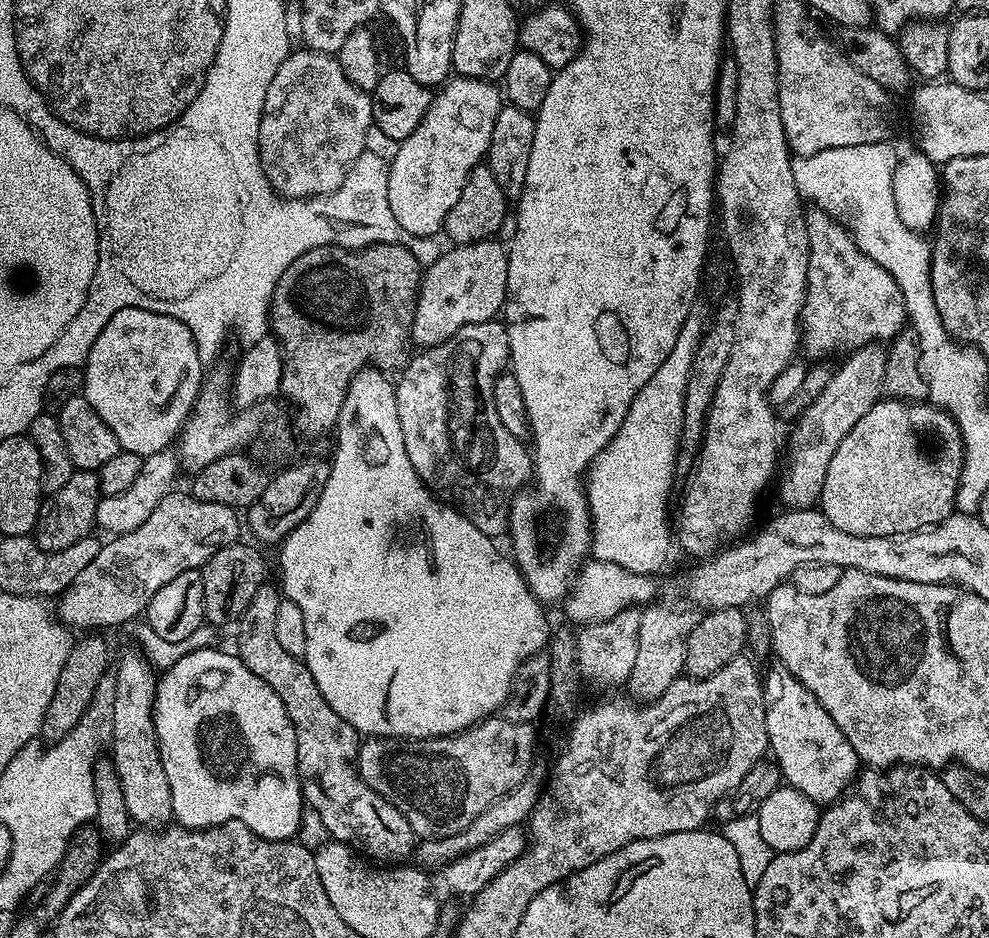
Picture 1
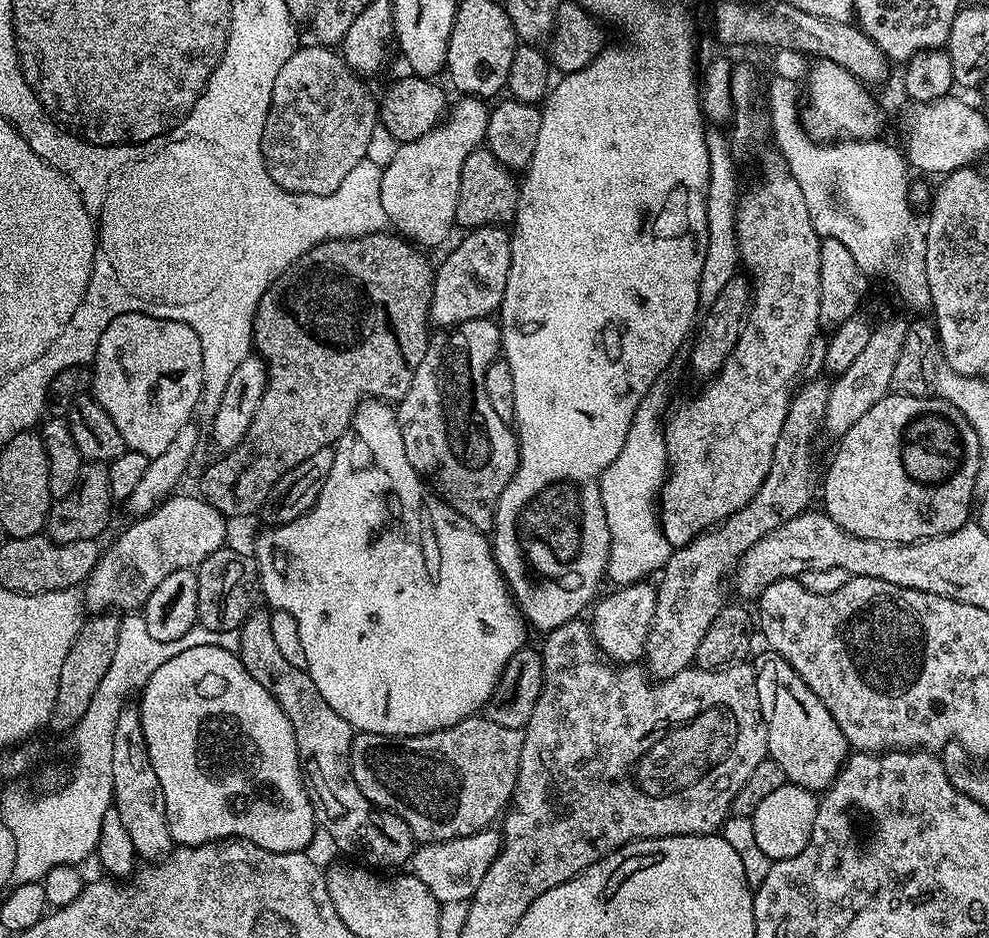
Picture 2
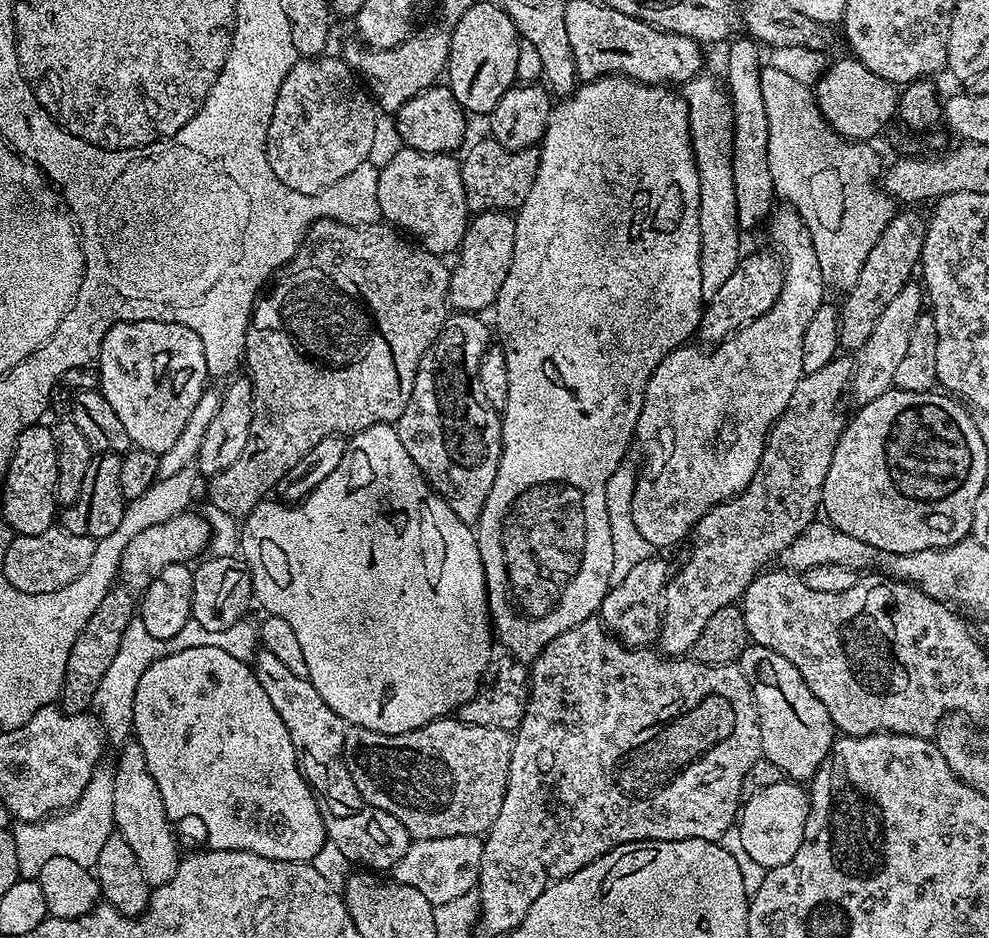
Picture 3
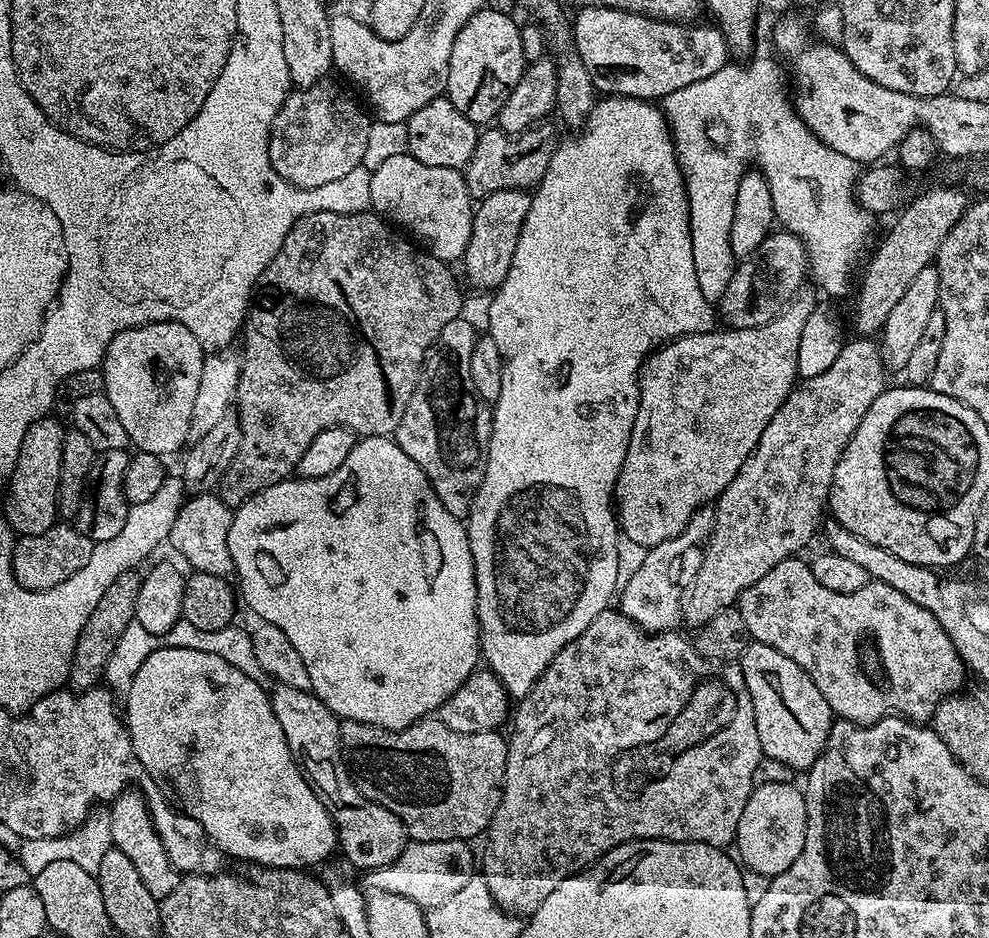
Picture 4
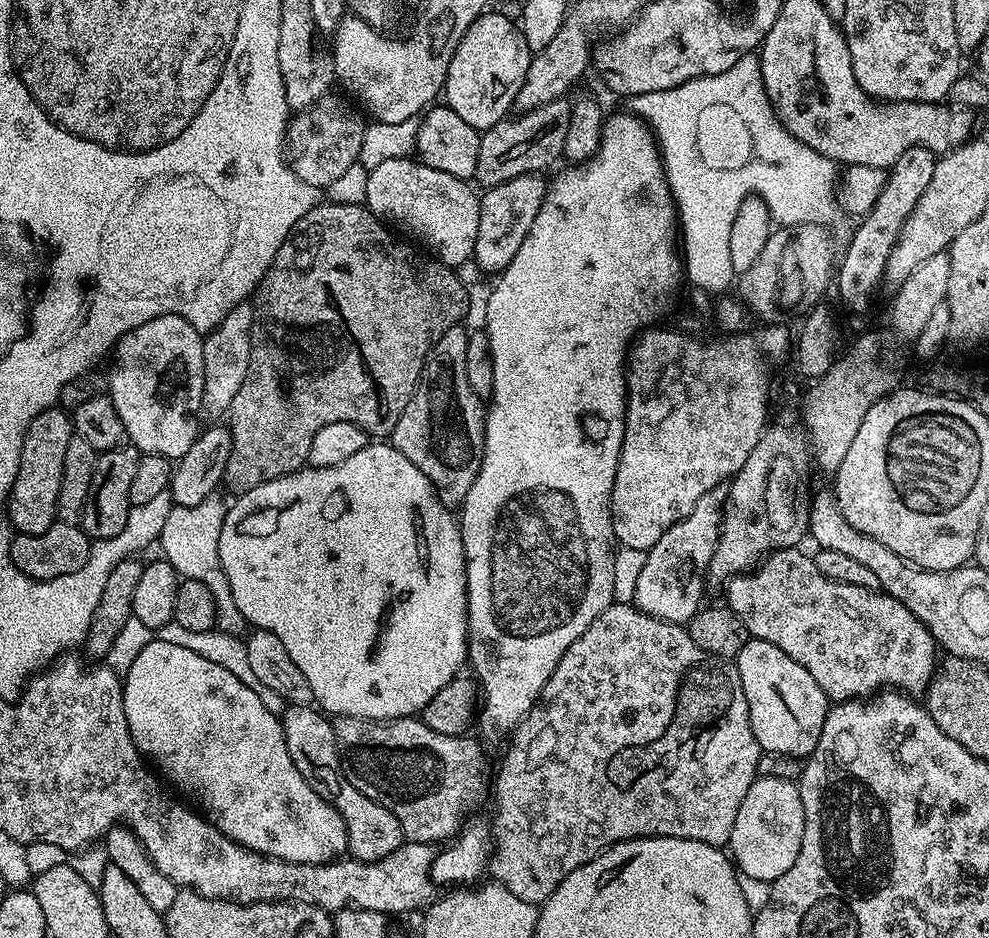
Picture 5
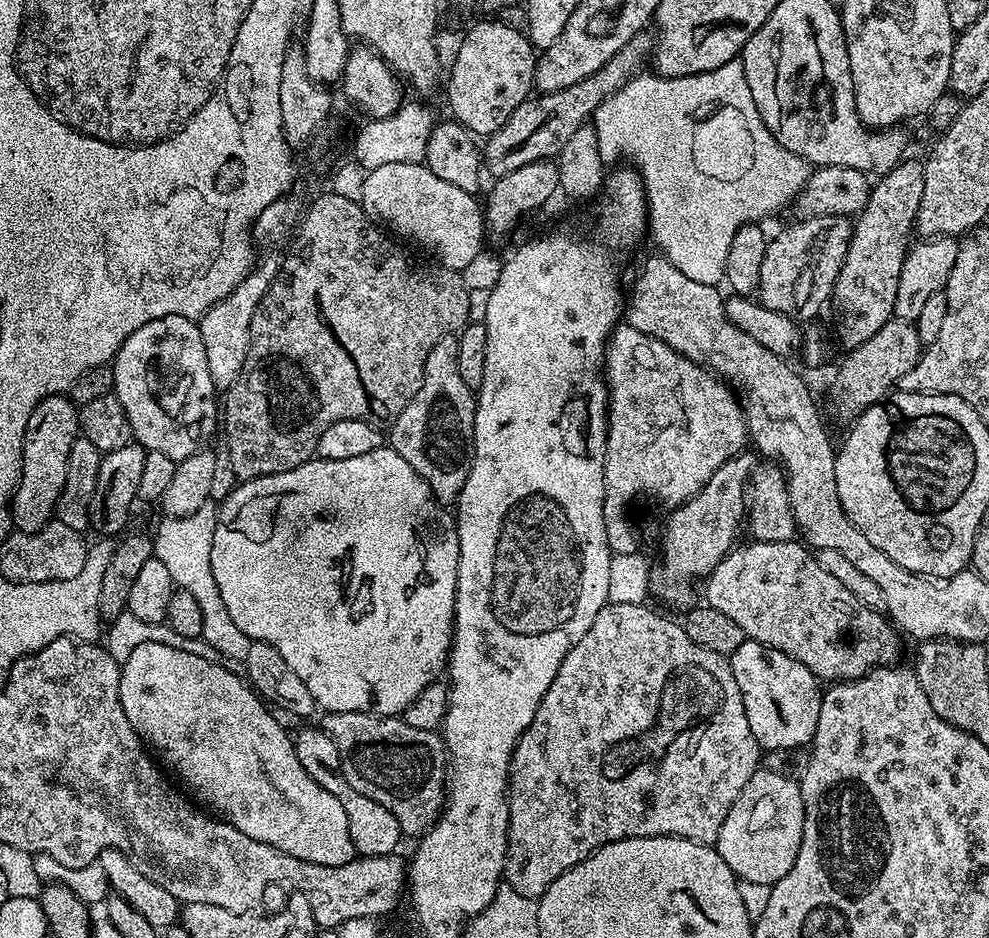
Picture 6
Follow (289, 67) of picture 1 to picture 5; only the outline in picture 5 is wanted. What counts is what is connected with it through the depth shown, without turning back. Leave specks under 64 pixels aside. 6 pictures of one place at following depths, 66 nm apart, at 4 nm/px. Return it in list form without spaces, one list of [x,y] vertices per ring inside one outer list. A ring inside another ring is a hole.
[[[326,95],[318,102],[314,102],[314,106],[297,111],[289,119],[284,133],[284,154],[289,168],[294,170],[298,178],[302,178],[302,182],[318,190],[331,189],[338,182],[338,178],[346,174],[346,170],[350,170],[350,166],[354,166],[359,161],[366,120],[355,103],[349,102],[343,95],[340,96]]]

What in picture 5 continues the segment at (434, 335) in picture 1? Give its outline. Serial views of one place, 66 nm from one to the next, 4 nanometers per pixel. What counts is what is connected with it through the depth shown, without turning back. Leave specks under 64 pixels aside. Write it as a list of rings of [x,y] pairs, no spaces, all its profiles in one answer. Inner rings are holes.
[[[531,172],[522,174],[518,178],[510,178],[510,182],[502,182],[498,186],[487,189],[479,197],[480,213],[478,214],[478,238],[474,238],[474,250],[472,251],[472,260],[484,272],[493,272],[499,274],[504,271],[510,262],[514,262],[514,254],[518,254],[518,246],[522,246],[522,238],[530,234],[530,222],[538,218],[538,210],[546,198],[550,187],[549,181],[543,175]]]

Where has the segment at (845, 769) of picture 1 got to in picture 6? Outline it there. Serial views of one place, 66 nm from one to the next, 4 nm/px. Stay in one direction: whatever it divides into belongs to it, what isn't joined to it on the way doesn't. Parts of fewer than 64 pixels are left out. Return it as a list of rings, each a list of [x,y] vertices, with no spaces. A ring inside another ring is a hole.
[[[745,638],[742,646],[730,657],[734,682],[742,694],[742,706],[746,706],[746,722],[750,722],[750,734],[760,743],[761,749],[803,748],[811,745],[818,726],[818,710],[822,695],[821,681],[816,679],[802,662],[782,654],[757,640]]]

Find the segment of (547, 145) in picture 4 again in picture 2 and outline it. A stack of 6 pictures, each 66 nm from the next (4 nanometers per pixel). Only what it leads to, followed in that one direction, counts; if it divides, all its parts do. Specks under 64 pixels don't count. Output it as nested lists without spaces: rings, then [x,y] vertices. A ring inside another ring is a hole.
[[[486,146],[474,149],[462,162],[462,178],[458,186],[458,206],[456,207],[456,224],[464,230],[485,228],[491,224],[508,226],[515,221],[518,210],[520,186],[517,177]]]

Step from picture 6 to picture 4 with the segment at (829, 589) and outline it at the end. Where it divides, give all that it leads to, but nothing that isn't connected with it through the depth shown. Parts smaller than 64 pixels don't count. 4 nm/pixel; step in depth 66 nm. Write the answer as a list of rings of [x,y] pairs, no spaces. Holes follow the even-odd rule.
[[[789,558],[778,562],[778,566],[774,566],[774,570],[770,570],[770,574],[758,578],[758,582],[754,582],[754,586],[750,586],[741,594],[738,607],[748,627],[749,637],[755,643],[774,646],[774,650],[778,650],[778,654],[786,654],[786,658],[790,658],[790,662],[798,662],[798,666],[802,666],[802,670],[806,670],[806,674],[810,674],[814,686],[818,686],[818,690],[822,690],[822,698],[826,698],[826,702],[839,719],[849,720],[855,724],[873,724],[886,718],[889,714],[895,714],[903,716],[905,720],[928,722],[936,713],[938,705],[947,696],[955,696],[965,687],[966,665],[956,652],[954,642],[950,642],[946,630],[942,630],[938,618],[934,618],[934,614],[930,614],[930,610],[926,610],[922,606],[918,606],[918,602],[906,598],[906,594],[894,590],[894,586],[886,586],[879,582],[870,582],[866,586],[862,586],[862,590],[854,590],[854,594],[838,594],[834,590],[826,590],[826,586],[814,582],[811,563],[807,559],[800,559],[804,558]]]

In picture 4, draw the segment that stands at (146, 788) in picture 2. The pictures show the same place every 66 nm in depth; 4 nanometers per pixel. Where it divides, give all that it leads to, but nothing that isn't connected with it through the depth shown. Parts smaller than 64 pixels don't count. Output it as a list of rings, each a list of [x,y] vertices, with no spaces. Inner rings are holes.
[[[121,791],[110,804],[112,846],[122,850],[122,854],[126,854],[126,858],[130,858],[131,865],[138,870],[138,878],[142,878],[142,886],[146,886],[146,890],[150,890],[150,894],[154,894],[154,898],[159,902],[177,888],[182,876],[173,868],[170,858],[158,838],[143,791],[128,791]]]

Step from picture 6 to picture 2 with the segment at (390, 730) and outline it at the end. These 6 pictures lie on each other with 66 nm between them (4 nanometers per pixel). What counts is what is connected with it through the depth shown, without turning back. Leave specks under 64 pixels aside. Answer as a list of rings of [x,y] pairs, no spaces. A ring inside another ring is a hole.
[[[474,715],[449,728],[417,736],[379,736],[356,732],[352,737],[348,761],[358,790],[366,794],[370,803],[402,818],[412,832],[413,841],[437,844],[481,832],[493,823],[496,815],[497,819],[509,807],[516,795],[523,741],[521,729],[498,726],[498,722]]]

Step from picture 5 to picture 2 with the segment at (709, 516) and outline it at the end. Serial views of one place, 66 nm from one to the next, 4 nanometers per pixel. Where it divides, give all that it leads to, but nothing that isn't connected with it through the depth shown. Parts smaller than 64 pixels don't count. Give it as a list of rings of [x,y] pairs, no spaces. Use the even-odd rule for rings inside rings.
[[[641,582],[626,584],[612,591],[616,592],[610,593],[609,596],[601,595],[591,609],[591,612],[593,611],[592,616],[590,615],[592,640],[609,661],[620,666],[636,664],[644,659],[646,638],[650,634],[650,625],[654,618],[656,589],[651,583]]]

